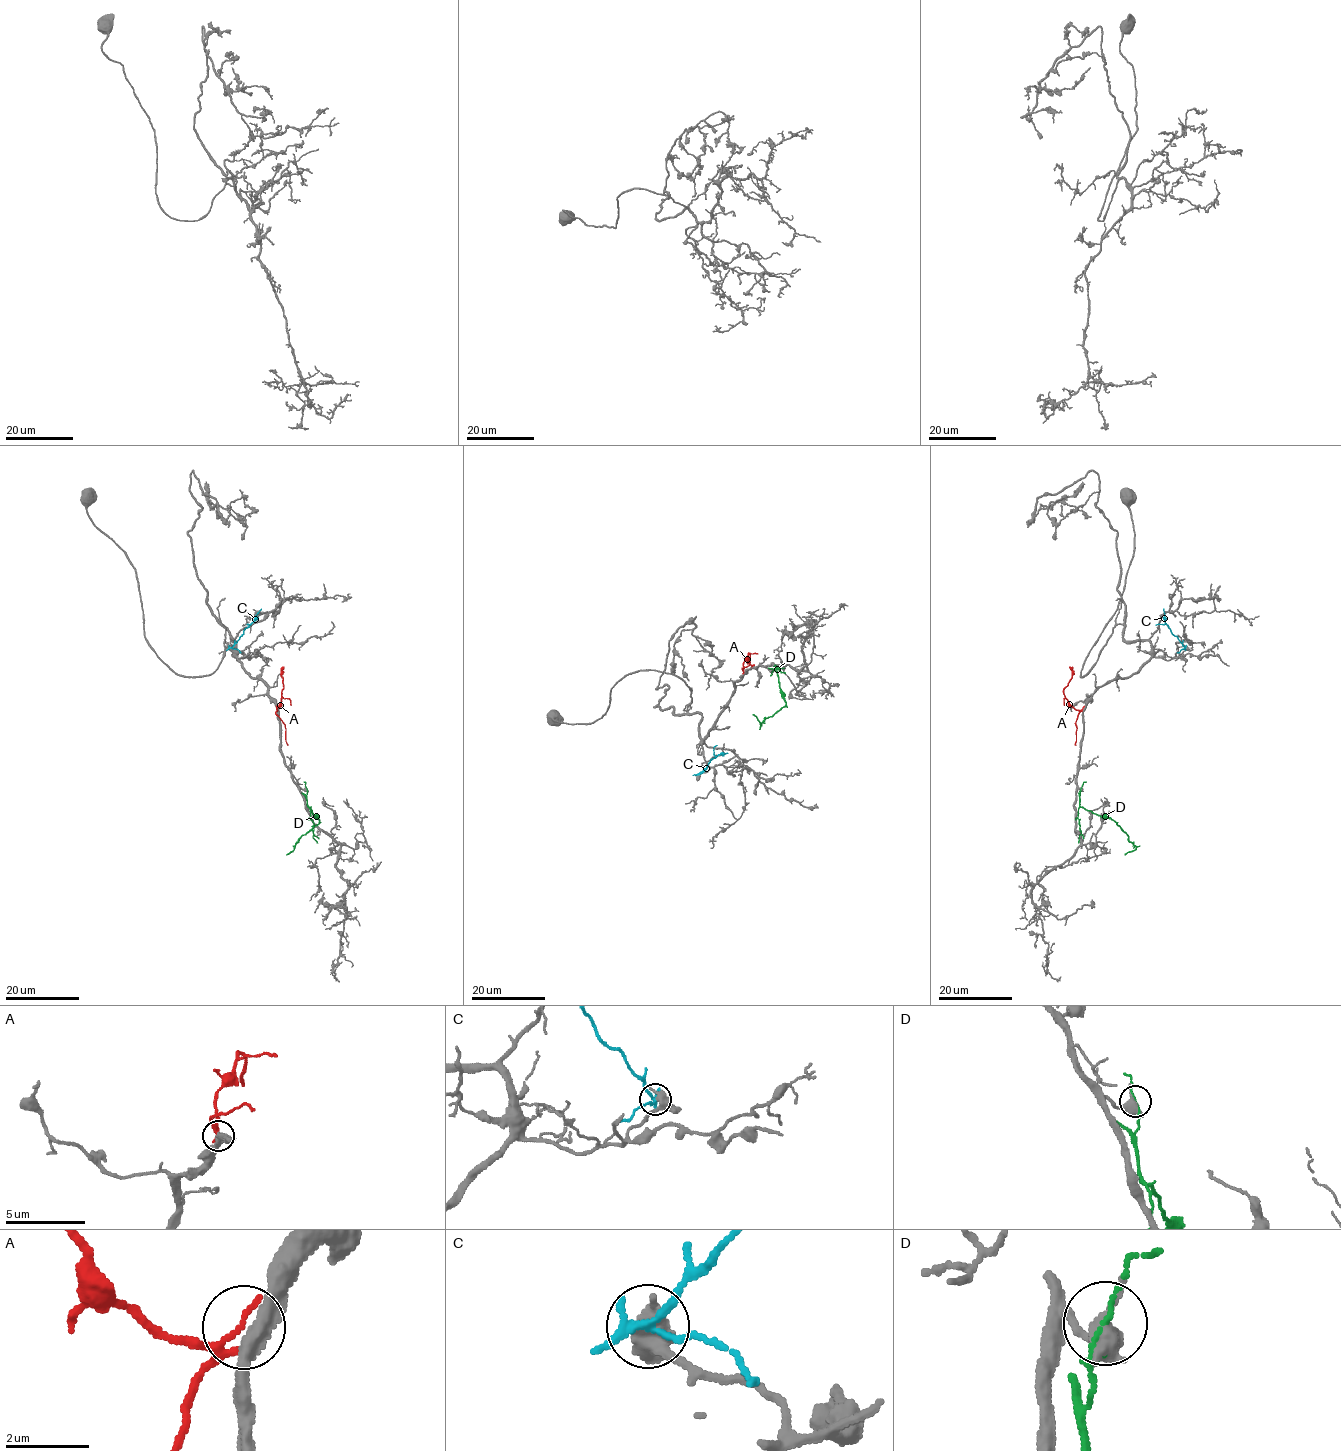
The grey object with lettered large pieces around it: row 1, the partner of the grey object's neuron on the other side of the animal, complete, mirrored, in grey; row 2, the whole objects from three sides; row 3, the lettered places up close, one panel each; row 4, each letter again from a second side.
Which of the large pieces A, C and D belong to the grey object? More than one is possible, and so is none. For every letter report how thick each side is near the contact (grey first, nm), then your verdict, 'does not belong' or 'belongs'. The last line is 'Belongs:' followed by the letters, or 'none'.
A: calibres 380 and 140 nm; belongs
C: calibres 480 and 160 nm; does not belong
D: calibres 480 and 90 nm; does not belong
Belongs: A

